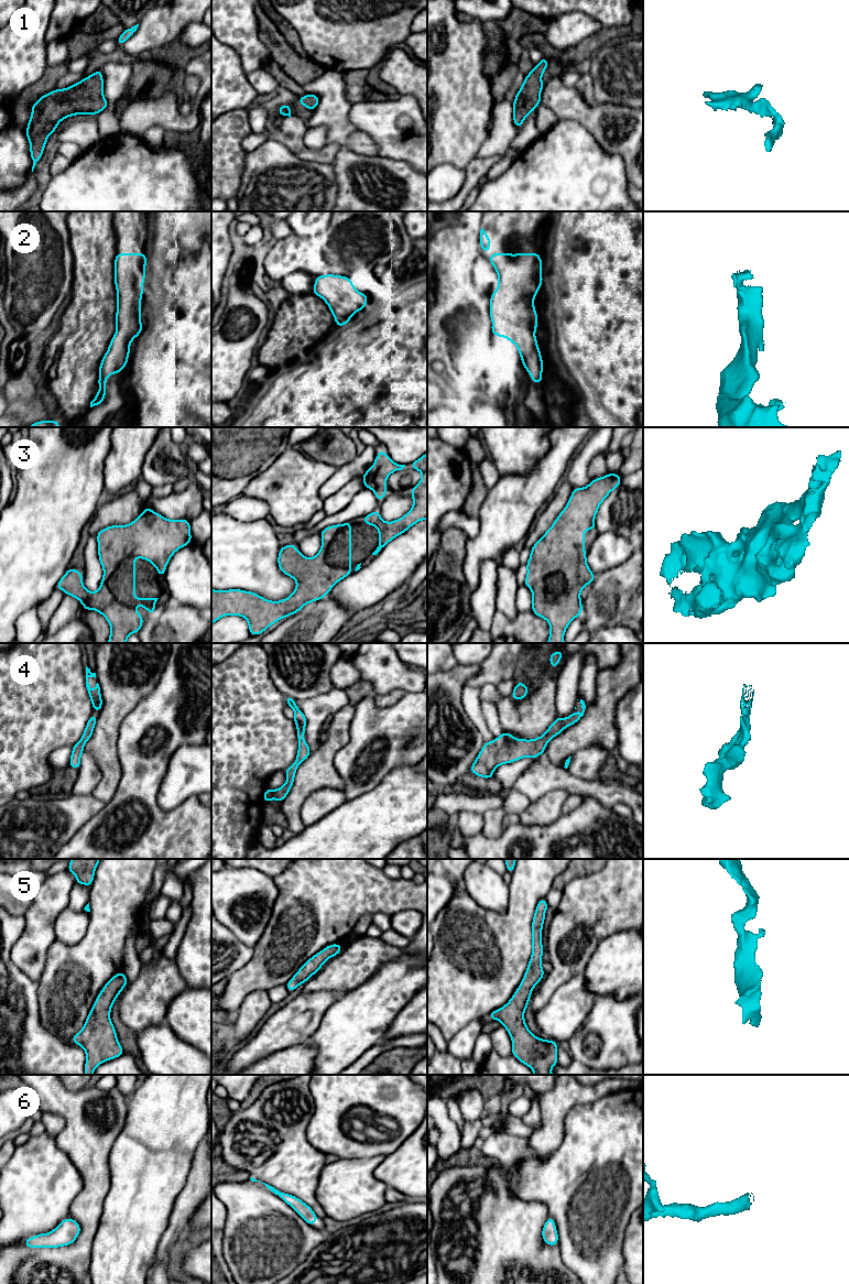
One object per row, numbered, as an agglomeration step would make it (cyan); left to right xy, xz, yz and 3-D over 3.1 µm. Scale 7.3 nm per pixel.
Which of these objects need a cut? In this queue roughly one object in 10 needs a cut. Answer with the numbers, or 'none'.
none

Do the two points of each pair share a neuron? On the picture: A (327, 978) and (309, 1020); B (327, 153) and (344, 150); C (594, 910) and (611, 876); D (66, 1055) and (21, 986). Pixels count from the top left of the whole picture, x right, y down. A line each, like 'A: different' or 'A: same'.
A: different
B: different
C: same
D: same

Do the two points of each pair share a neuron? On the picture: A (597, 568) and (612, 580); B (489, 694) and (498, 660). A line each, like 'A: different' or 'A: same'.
A: different
B: different

